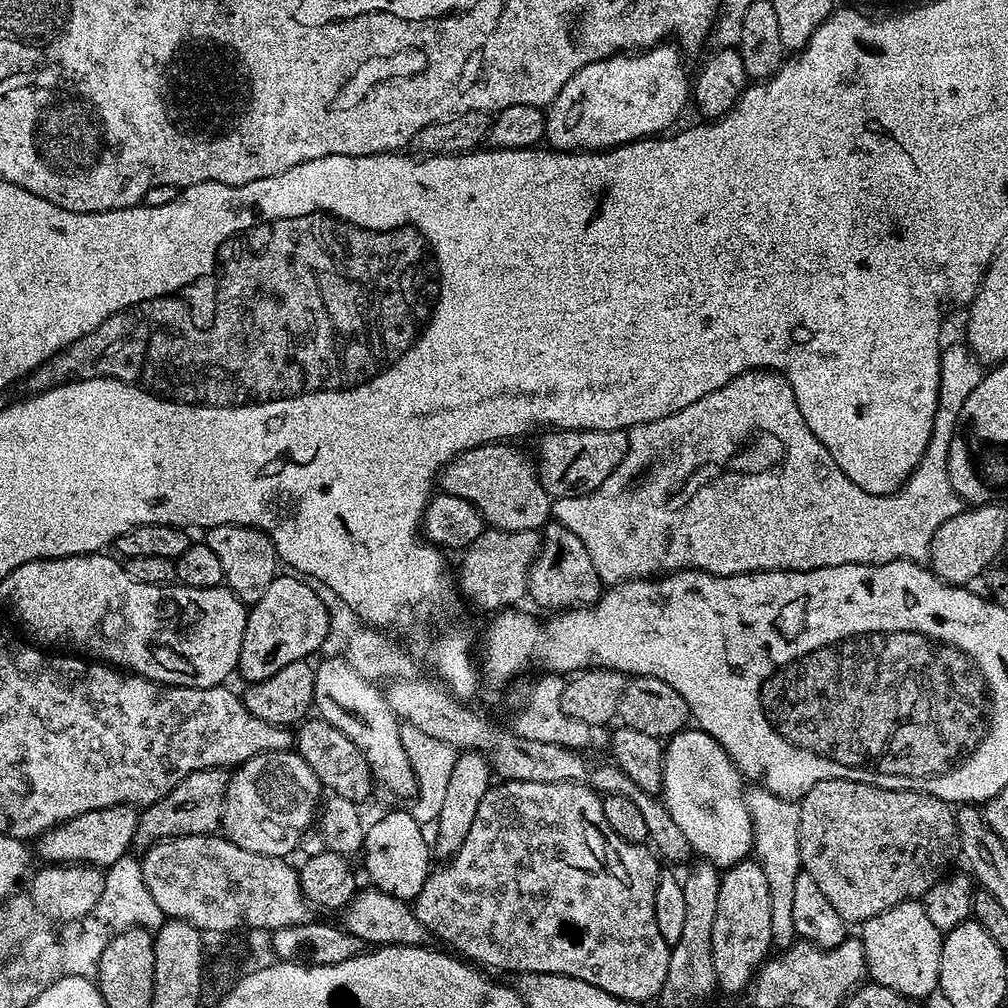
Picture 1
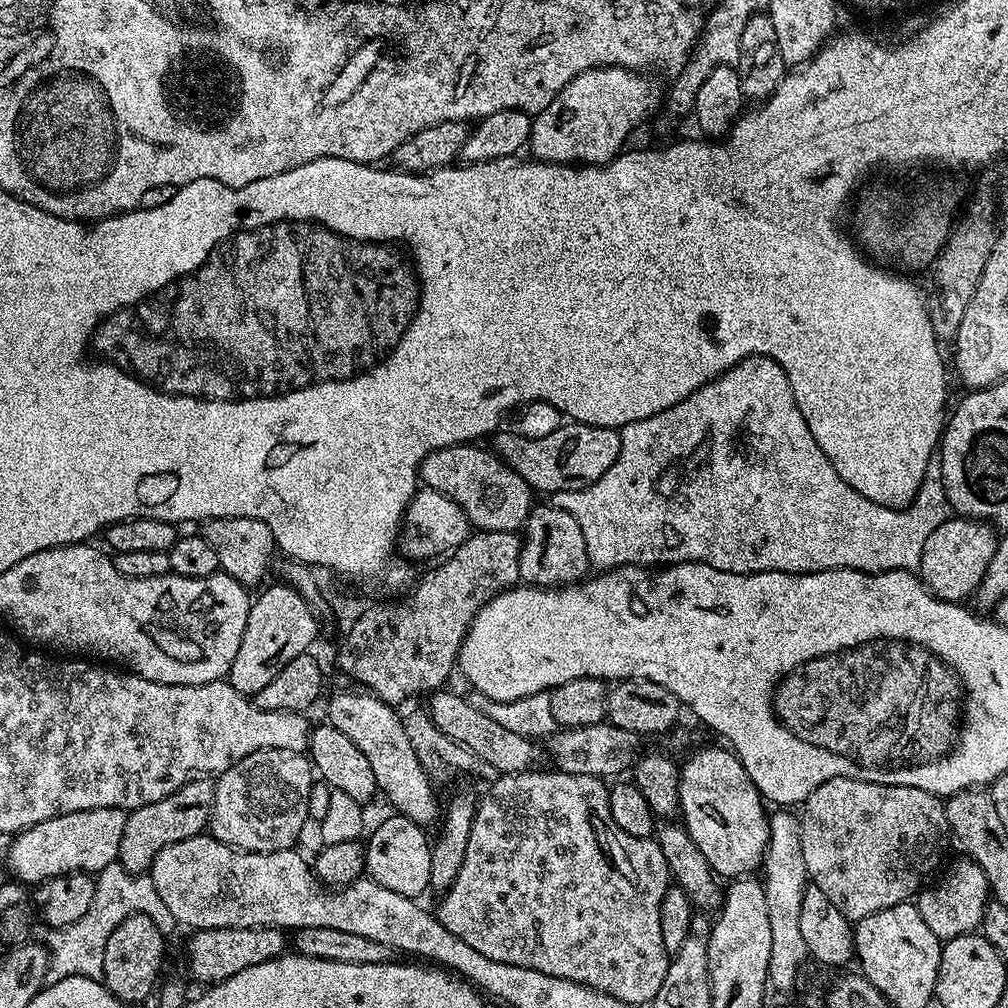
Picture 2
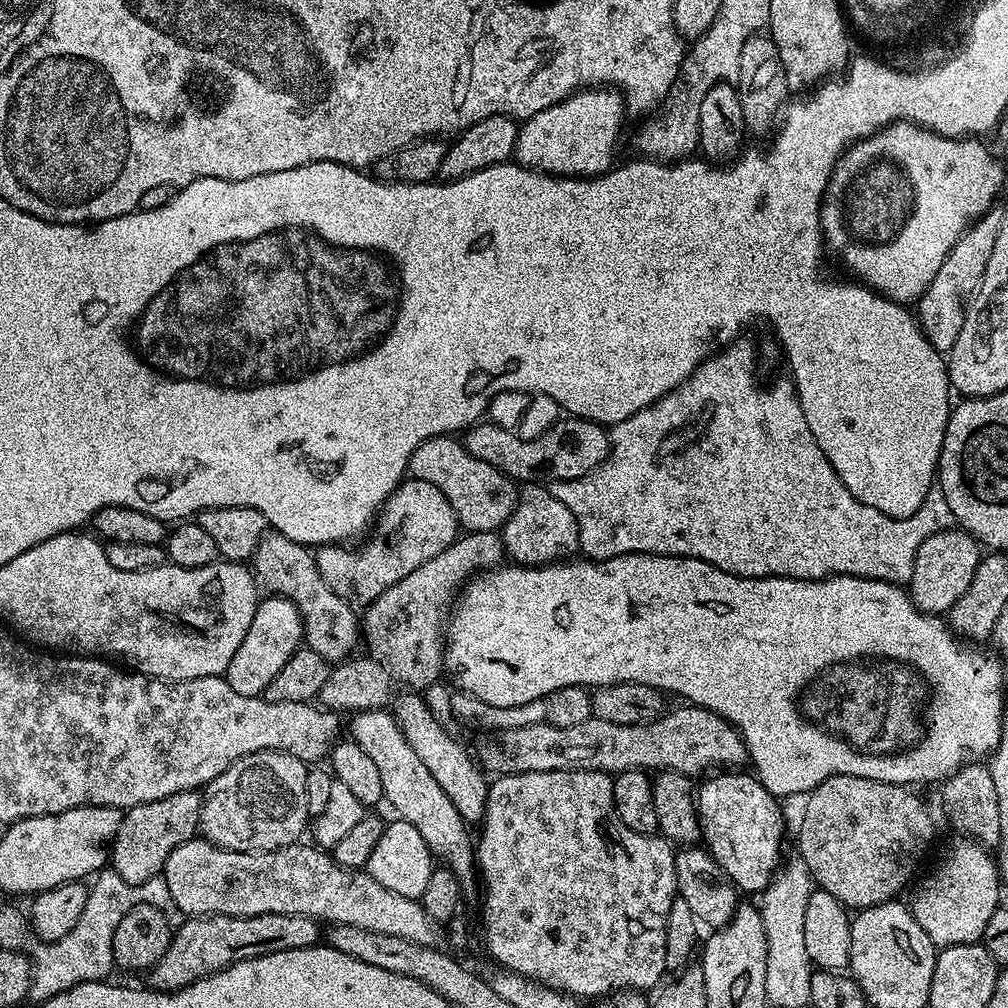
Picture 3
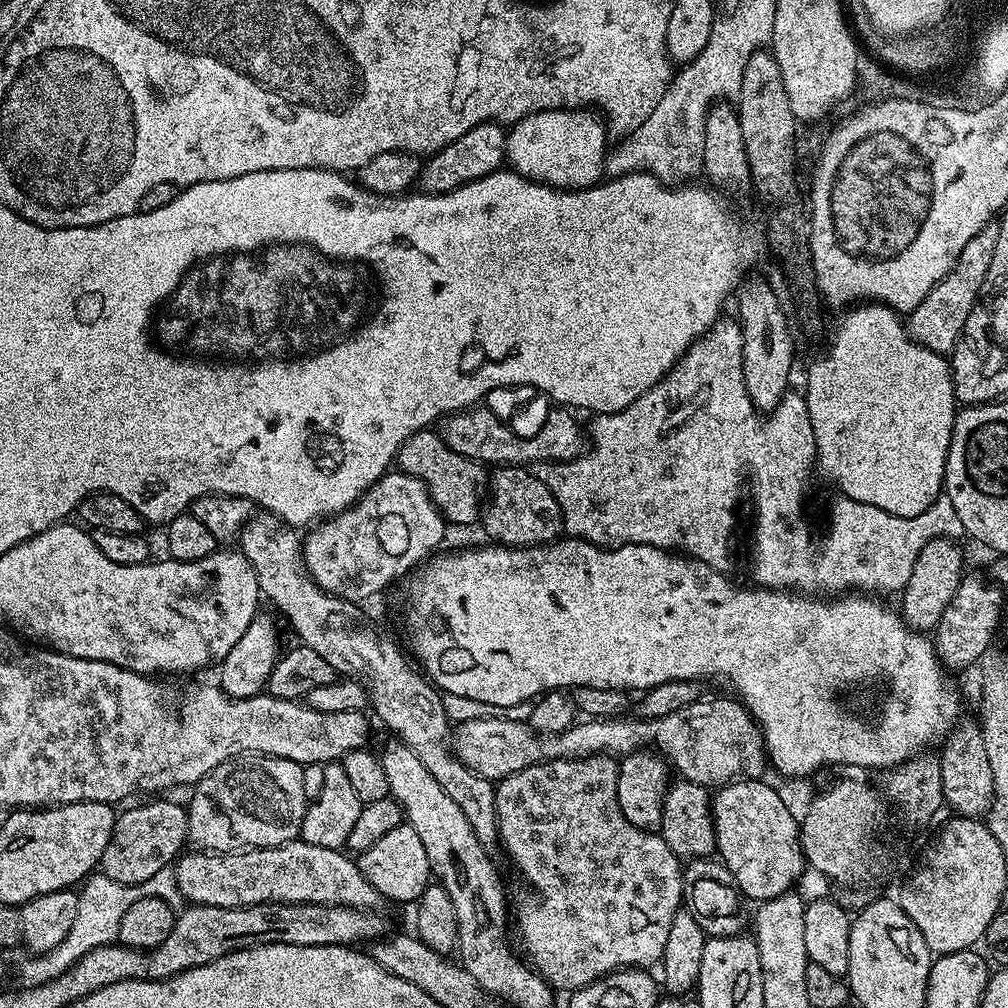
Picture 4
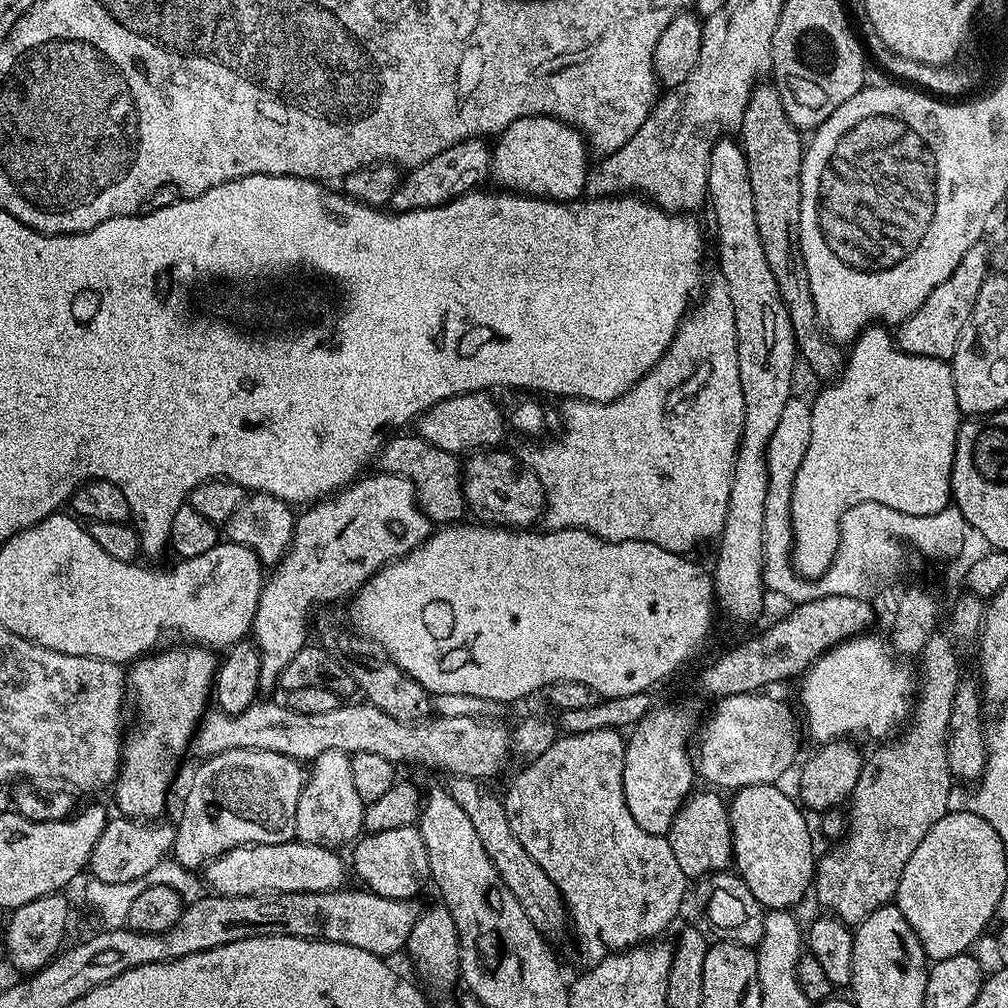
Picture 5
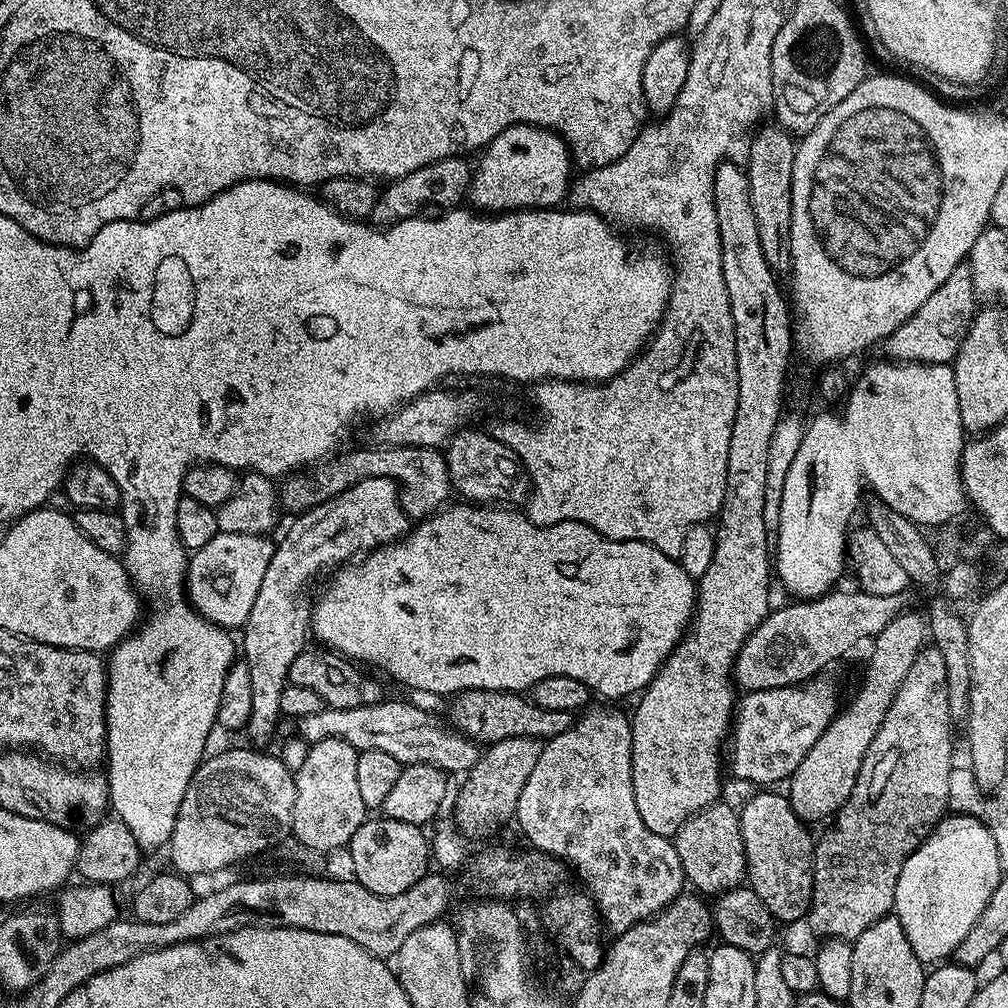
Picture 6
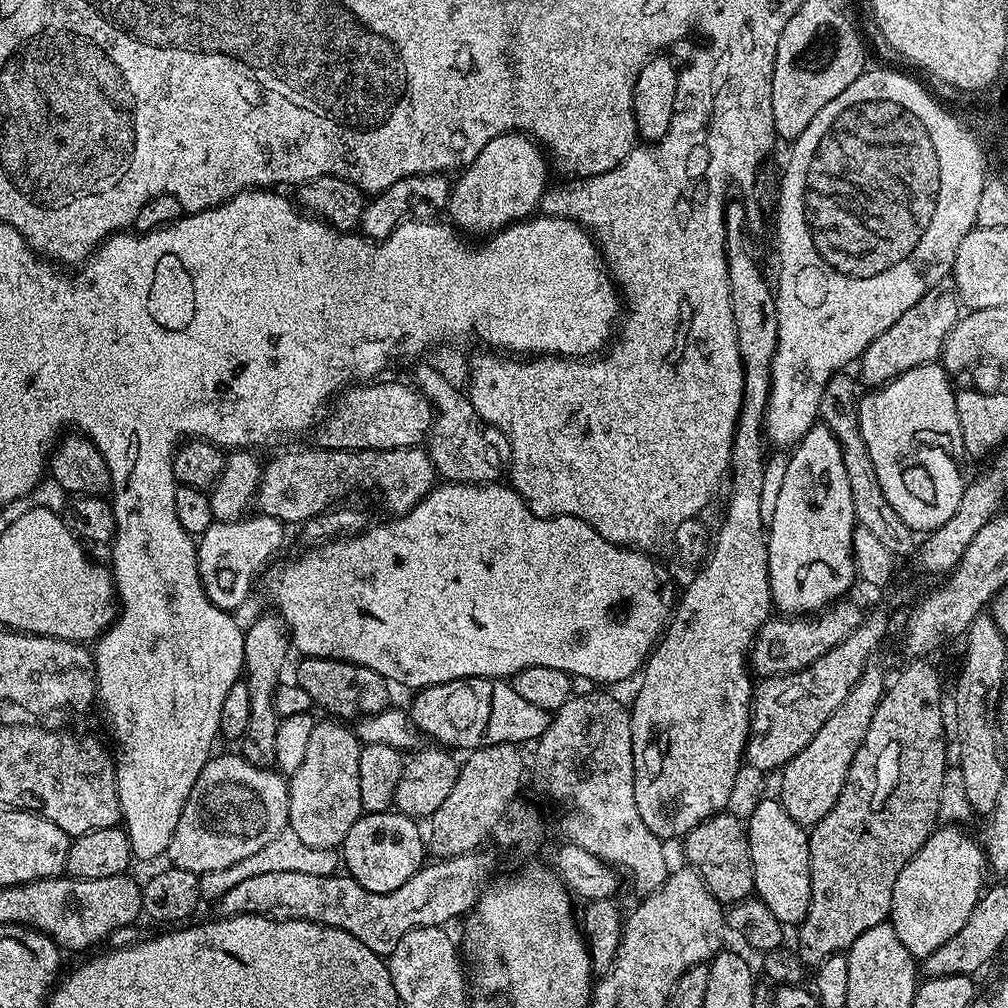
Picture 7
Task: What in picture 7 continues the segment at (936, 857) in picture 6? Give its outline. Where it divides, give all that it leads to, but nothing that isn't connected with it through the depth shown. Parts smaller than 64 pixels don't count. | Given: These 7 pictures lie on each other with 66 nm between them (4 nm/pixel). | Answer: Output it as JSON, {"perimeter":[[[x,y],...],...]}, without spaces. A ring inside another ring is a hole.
{"perimeter":[[[956,826],[936,829],[894,884],[889,921],[902,944],[918,960],[938,950],[962,930],[984,890],[985,851],[960,830]]]}

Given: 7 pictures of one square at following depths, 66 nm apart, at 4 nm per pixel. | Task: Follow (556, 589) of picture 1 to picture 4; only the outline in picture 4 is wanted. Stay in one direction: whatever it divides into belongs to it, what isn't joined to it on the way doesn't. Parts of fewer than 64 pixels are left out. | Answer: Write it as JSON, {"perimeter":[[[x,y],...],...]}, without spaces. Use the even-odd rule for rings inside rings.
{"perimeter":[[[500,466],[490,476],[490,502],[482,508],[482,525],[495,543],[507,548],[535,548],[550,544],[565,531],[564,515],[550,490],[536,477],[535,471],[524,466]]]}

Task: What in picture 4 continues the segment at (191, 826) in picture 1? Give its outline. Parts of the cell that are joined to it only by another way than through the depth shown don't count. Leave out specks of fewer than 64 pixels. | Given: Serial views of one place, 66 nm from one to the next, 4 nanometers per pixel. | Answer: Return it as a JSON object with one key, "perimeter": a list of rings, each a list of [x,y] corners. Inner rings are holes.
{"perimeter":[[[164,798],[153,799],[156,800],[153,804],[128,808],[117,815],[112,837],[99,863],[103,875],[114,878],[114,882],[141,884],[181,855],[183,844],[188,840],[188,809],[183,803],[160,799]]]}

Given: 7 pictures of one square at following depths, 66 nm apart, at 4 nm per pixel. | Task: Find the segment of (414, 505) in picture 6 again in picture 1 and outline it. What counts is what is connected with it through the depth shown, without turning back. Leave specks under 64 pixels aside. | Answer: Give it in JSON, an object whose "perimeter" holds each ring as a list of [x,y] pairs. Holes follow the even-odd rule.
{"perimeter":[[[508,442],[483,444],[458,454],[440,471],[438,488],[440,492],[466,498],[482,514],[485,525],[535,532],[549,523],[553,497],[542,486],[533,457],[512,446]]]}

